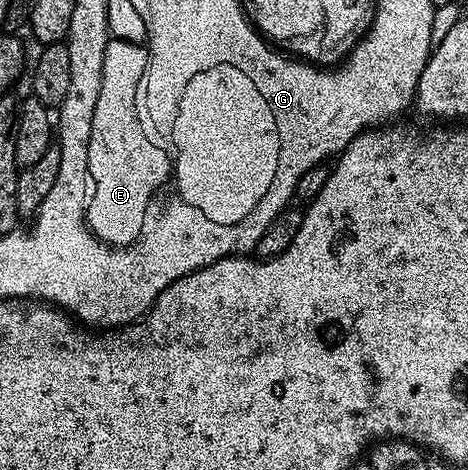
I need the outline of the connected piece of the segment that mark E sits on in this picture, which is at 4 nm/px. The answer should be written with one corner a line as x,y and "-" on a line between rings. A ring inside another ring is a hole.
111,38
104,48
103,67
101,68
101,84
97,92
97,106
93,115
92,135
89,136
89,173
92,176
91,203
87,209
87,227
96,238
109,246
133,246
139,241
149,222
149,211
155,193
167,186
172,177
173,162
168,151
162,150
160,143
146,134
138,120
137,104
140,98
140,87
146,79
148,47
146,45

